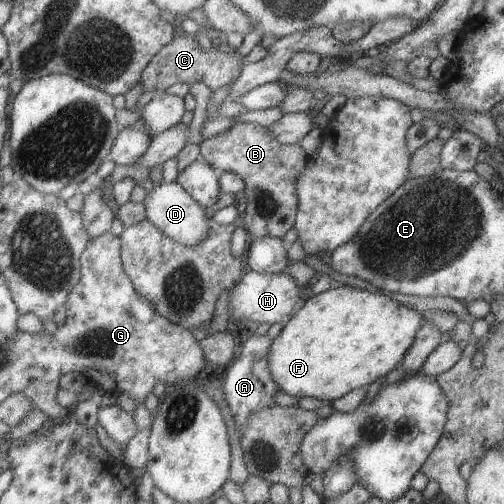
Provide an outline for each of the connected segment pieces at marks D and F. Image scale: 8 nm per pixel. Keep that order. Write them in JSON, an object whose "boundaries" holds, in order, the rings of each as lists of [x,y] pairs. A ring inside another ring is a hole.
{"boundaries":[[[[175,180],[155,183],[142,200],[146,219],[155,225],[166,237],[182,245],[193,246],[206,237],[208,220],[204,208]]],[[[347,285],[311,294],[285,320],[280,332],[270,341],[266,358],[268,376],[279,390],[292,397],[313,396],[325,404],[332,402],[353,388],[368,386],[380,376],[385,377],[395,368],[395,364],[411,346],[421,319],[421,313],[413,308],[398,304],[381,294],[371,294]]]]}

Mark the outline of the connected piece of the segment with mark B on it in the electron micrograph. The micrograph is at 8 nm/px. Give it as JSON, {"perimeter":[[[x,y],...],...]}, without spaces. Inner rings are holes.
{"perimeter":[[[237,121],[226,131],[203,139],[200,158],[218,173],[235,173],[243,182],[245,214],[243,227],[252,238],[272,236],[283,238],[292,228],[296,213],[294,180],[303,170],[308,155],[297,144],[286,145],[276,141],[272,132],[257,123]]]}

